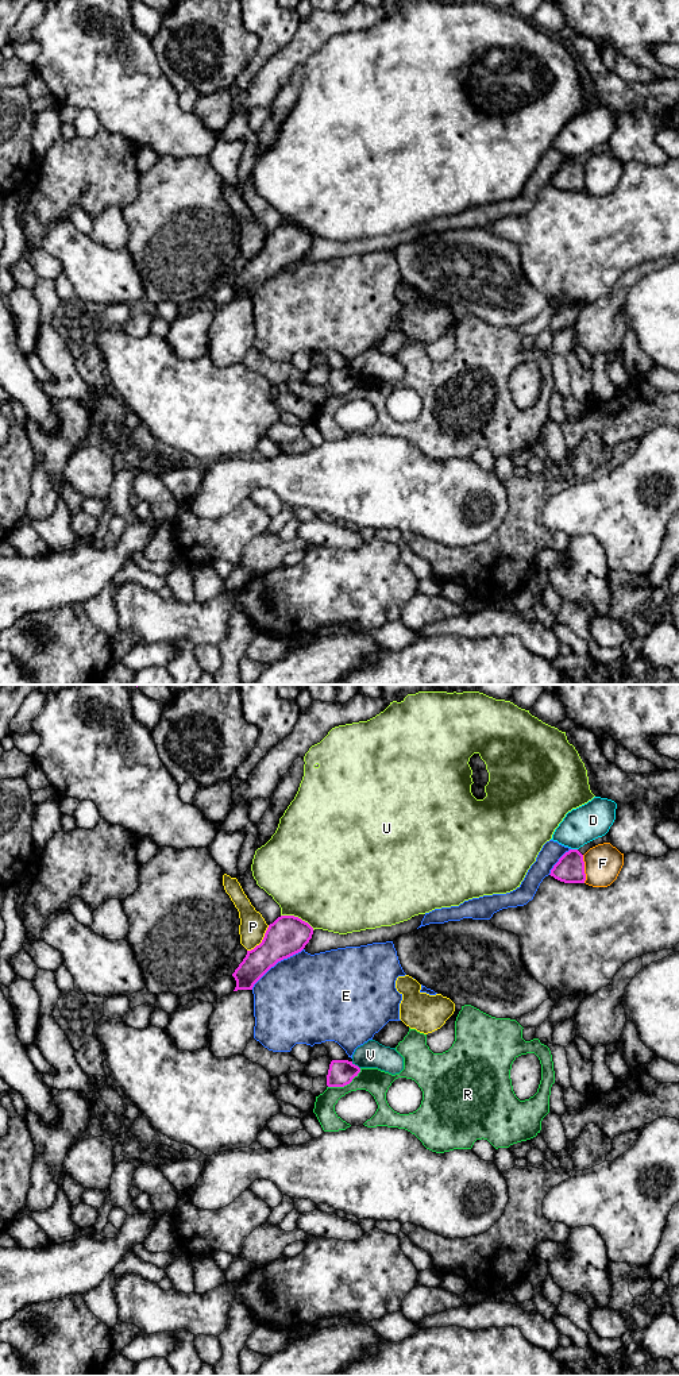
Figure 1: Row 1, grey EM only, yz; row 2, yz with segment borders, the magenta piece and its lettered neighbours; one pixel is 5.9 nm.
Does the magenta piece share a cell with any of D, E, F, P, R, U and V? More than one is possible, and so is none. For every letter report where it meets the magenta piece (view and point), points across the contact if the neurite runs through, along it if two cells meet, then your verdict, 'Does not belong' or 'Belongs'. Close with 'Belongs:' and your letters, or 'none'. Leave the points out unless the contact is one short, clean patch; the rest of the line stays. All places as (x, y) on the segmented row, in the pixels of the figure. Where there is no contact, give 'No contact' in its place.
D: Touches magenta at yz (574, 850). Does not belong
E: Touches magenta at yz (276, 963). Does not belong
F: Touches magenta at yz (583, 868). Does not belong
P: Touches magenta at yz (262, 940). Does not belong
R: Touches magenta at yz (346, 1085). Does not belong
U: Touches magenta at yz (297, 917). Does not belong
V: Touches magenta at yz (354, 1064). Boundary: yz (351, 1062), (359, 1068). Does not belong
Belongs: none

